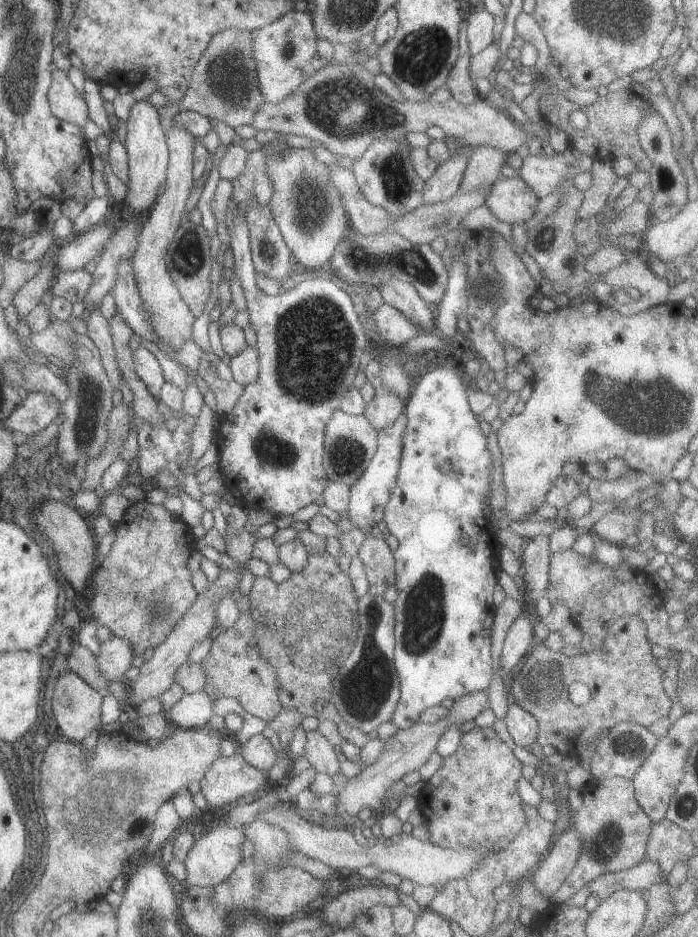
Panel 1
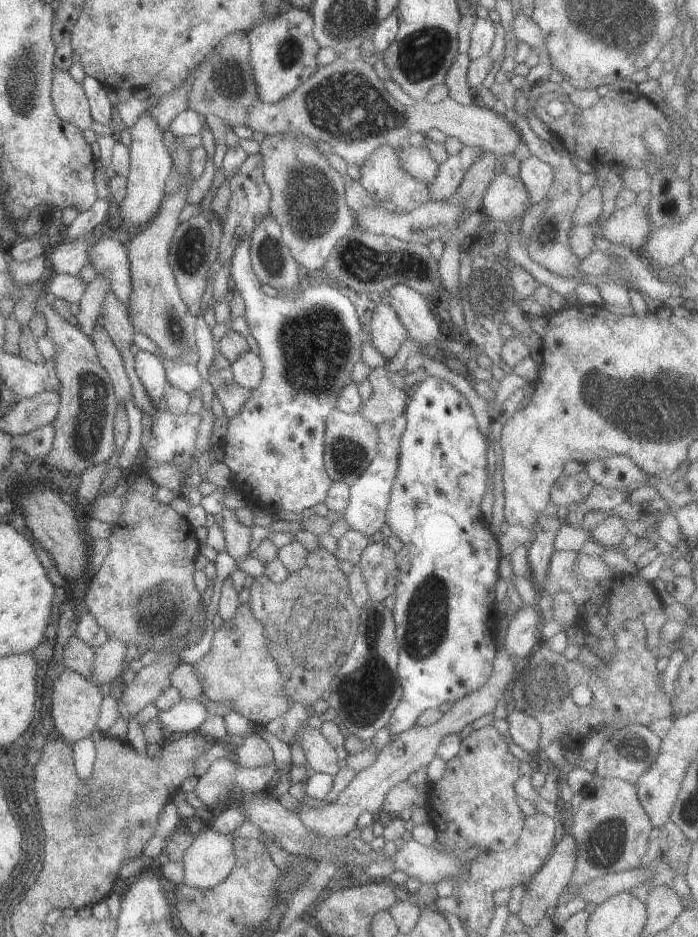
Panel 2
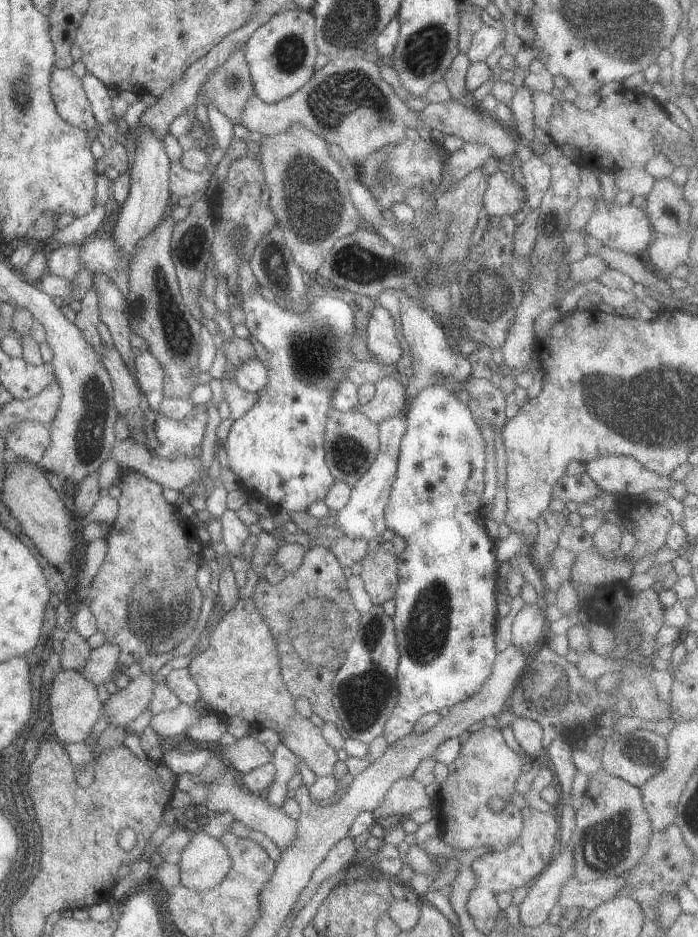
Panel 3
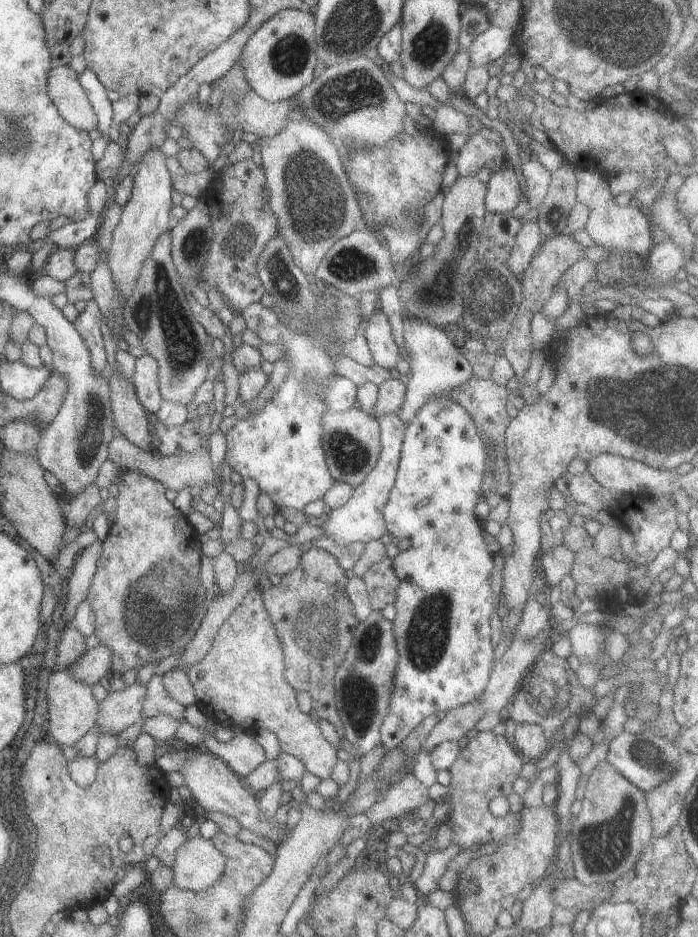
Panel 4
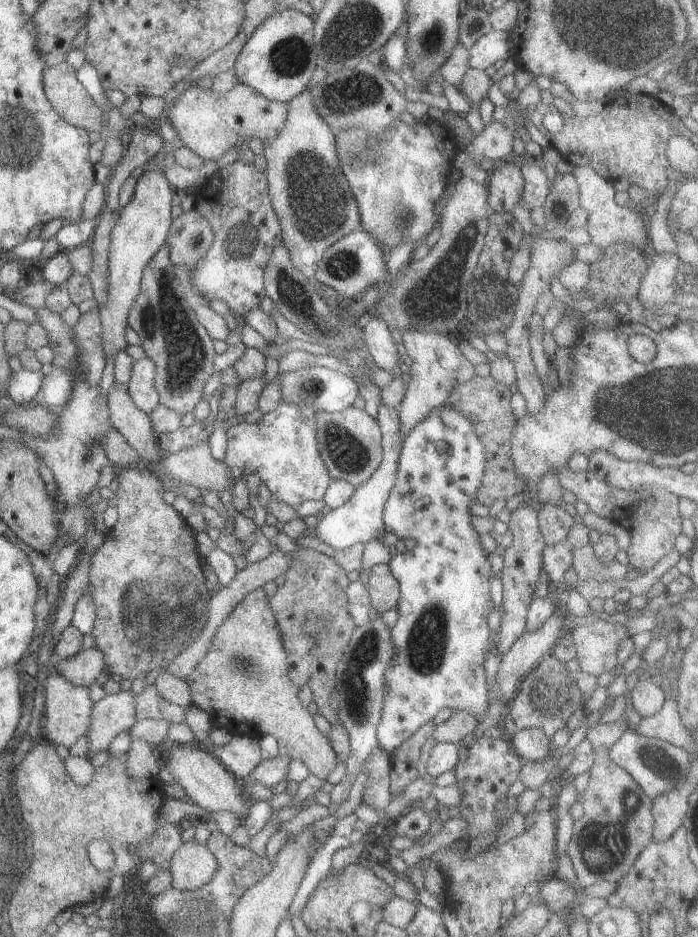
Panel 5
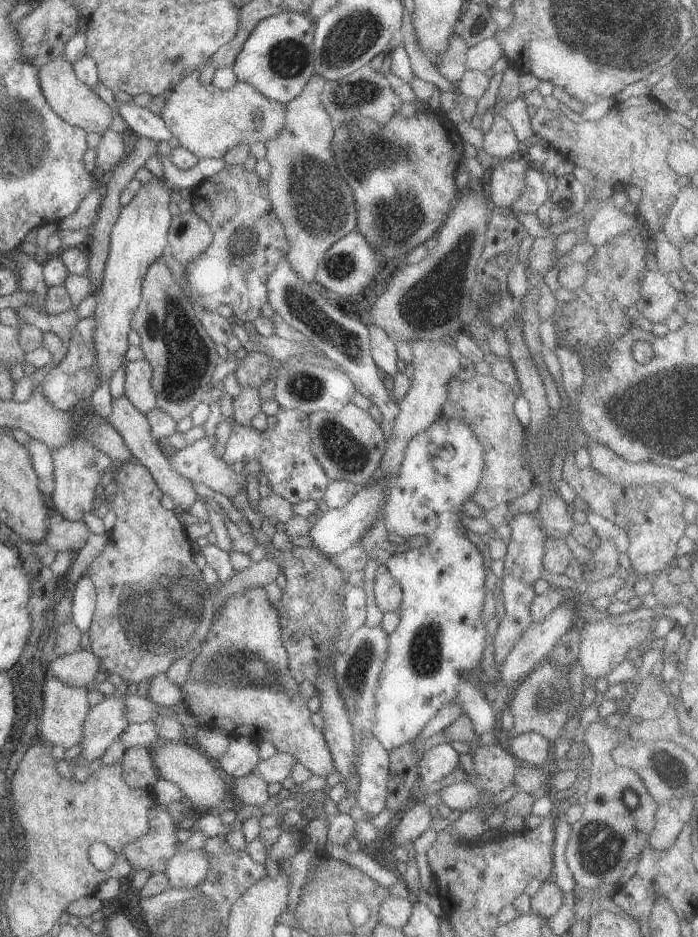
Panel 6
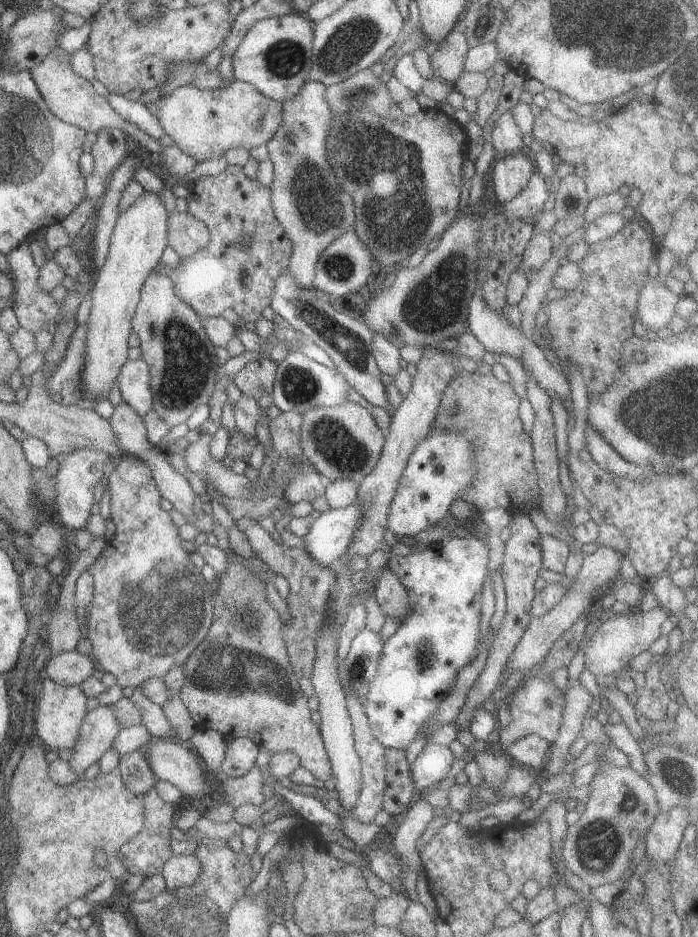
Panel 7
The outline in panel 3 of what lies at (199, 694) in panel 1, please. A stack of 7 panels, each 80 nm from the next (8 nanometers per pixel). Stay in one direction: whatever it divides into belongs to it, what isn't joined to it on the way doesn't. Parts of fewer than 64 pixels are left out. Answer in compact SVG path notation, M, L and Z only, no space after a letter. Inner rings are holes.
M179 703L173 710L154 714L148 725L158 736L180 739L184 730L195 724L203 712L204 710L199 705Z

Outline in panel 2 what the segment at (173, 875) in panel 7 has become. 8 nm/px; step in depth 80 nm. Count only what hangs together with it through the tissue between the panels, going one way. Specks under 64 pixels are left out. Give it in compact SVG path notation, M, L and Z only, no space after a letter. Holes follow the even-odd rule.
M195 825L193 840L180 860L182 884L206 890L227 878L234 865L232 838L232 834L214 833L205 825Z

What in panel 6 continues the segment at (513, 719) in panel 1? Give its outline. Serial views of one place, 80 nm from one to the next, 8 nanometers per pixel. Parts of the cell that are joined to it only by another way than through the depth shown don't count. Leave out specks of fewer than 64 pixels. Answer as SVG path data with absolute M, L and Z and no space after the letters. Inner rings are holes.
M523 733L509 742L509 752L519 763L541 765L550 761L551 743L537 733Z

